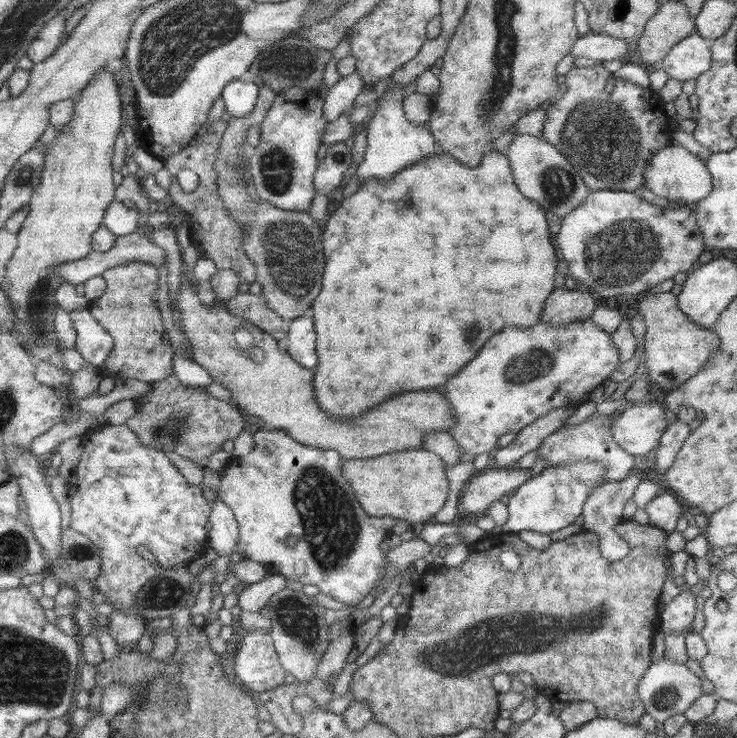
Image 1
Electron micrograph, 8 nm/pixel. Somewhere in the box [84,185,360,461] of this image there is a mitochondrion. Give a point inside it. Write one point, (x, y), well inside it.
(289, 265)

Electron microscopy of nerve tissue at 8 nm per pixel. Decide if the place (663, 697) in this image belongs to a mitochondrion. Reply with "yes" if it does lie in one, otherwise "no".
yes

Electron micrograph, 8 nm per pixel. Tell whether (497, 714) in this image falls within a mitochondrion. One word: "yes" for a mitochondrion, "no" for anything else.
no

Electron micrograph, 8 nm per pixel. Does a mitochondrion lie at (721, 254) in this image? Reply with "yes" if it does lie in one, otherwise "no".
no

